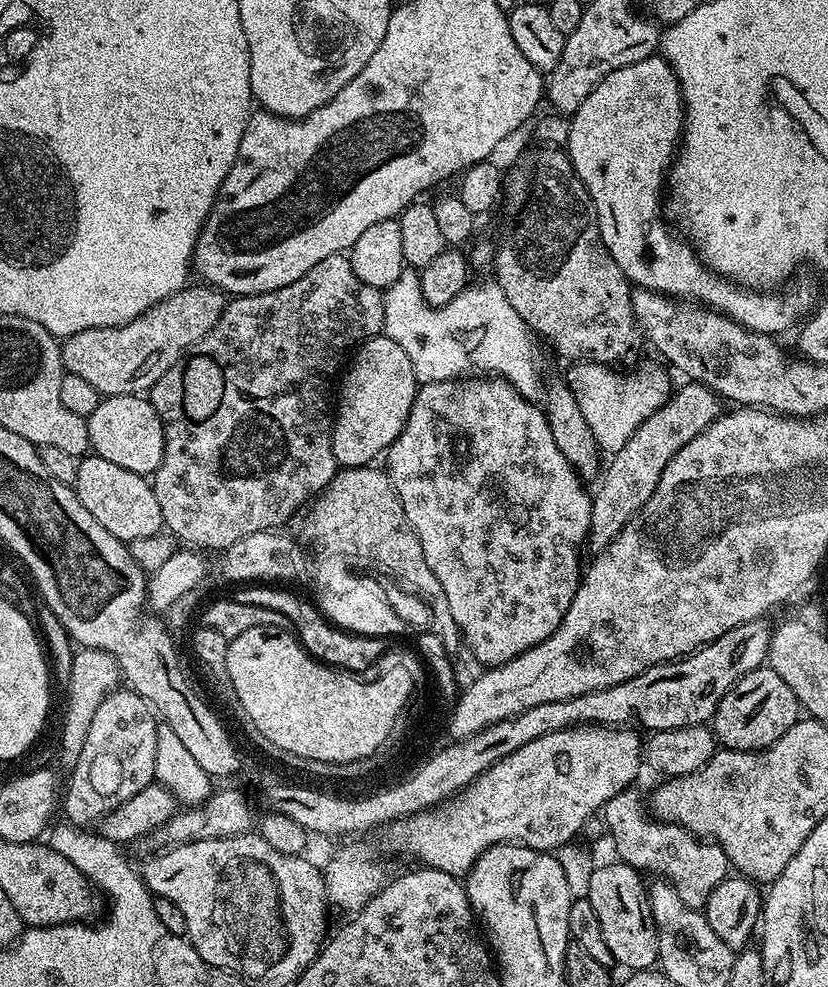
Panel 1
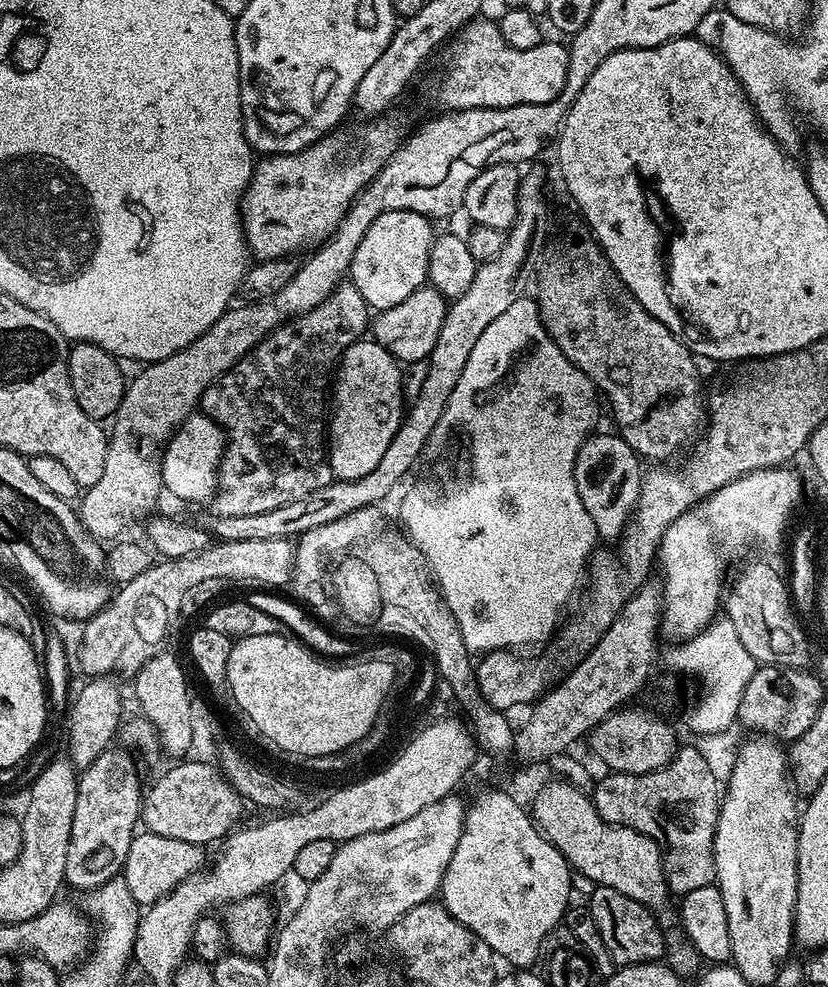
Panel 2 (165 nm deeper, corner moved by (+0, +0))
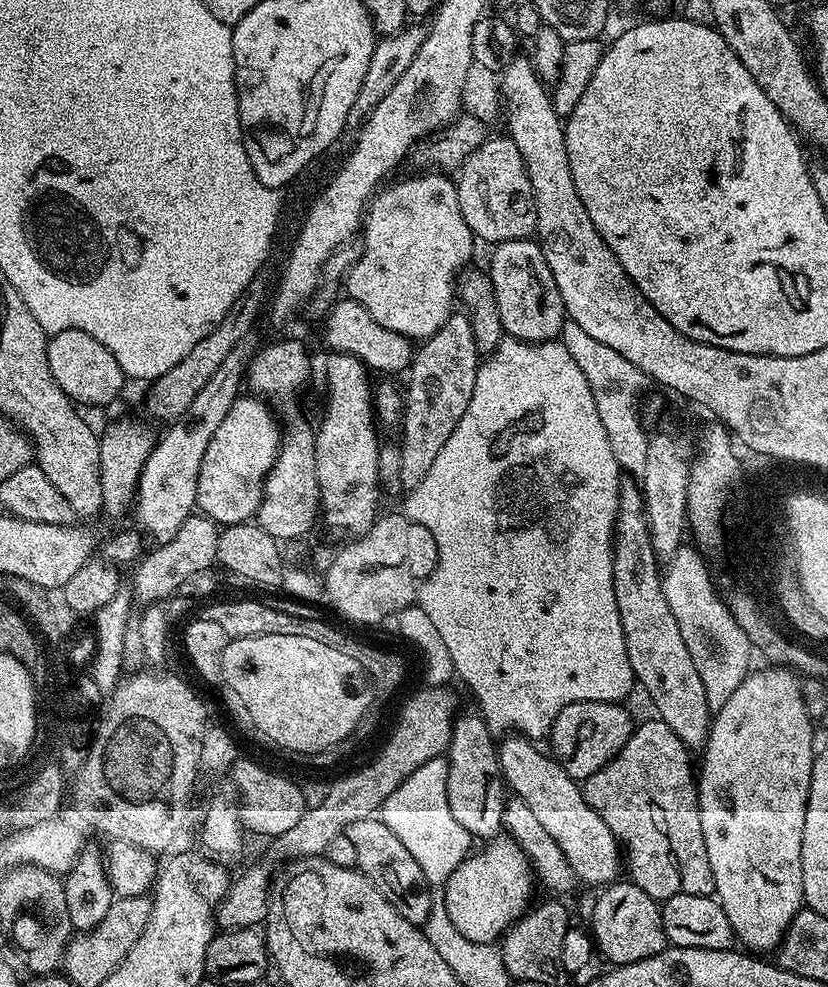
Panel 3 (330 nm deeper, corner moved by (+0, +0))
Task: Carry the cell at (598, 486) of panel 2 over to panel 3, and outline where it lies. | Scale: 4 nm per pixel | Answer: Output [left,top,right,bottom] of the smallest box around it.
[612,478,714,750]

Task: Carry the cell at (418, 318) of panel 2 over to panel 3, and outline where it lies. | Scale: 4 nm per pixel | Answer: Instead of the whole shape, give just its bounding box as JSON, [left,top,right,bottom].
[323,298,413,373]

